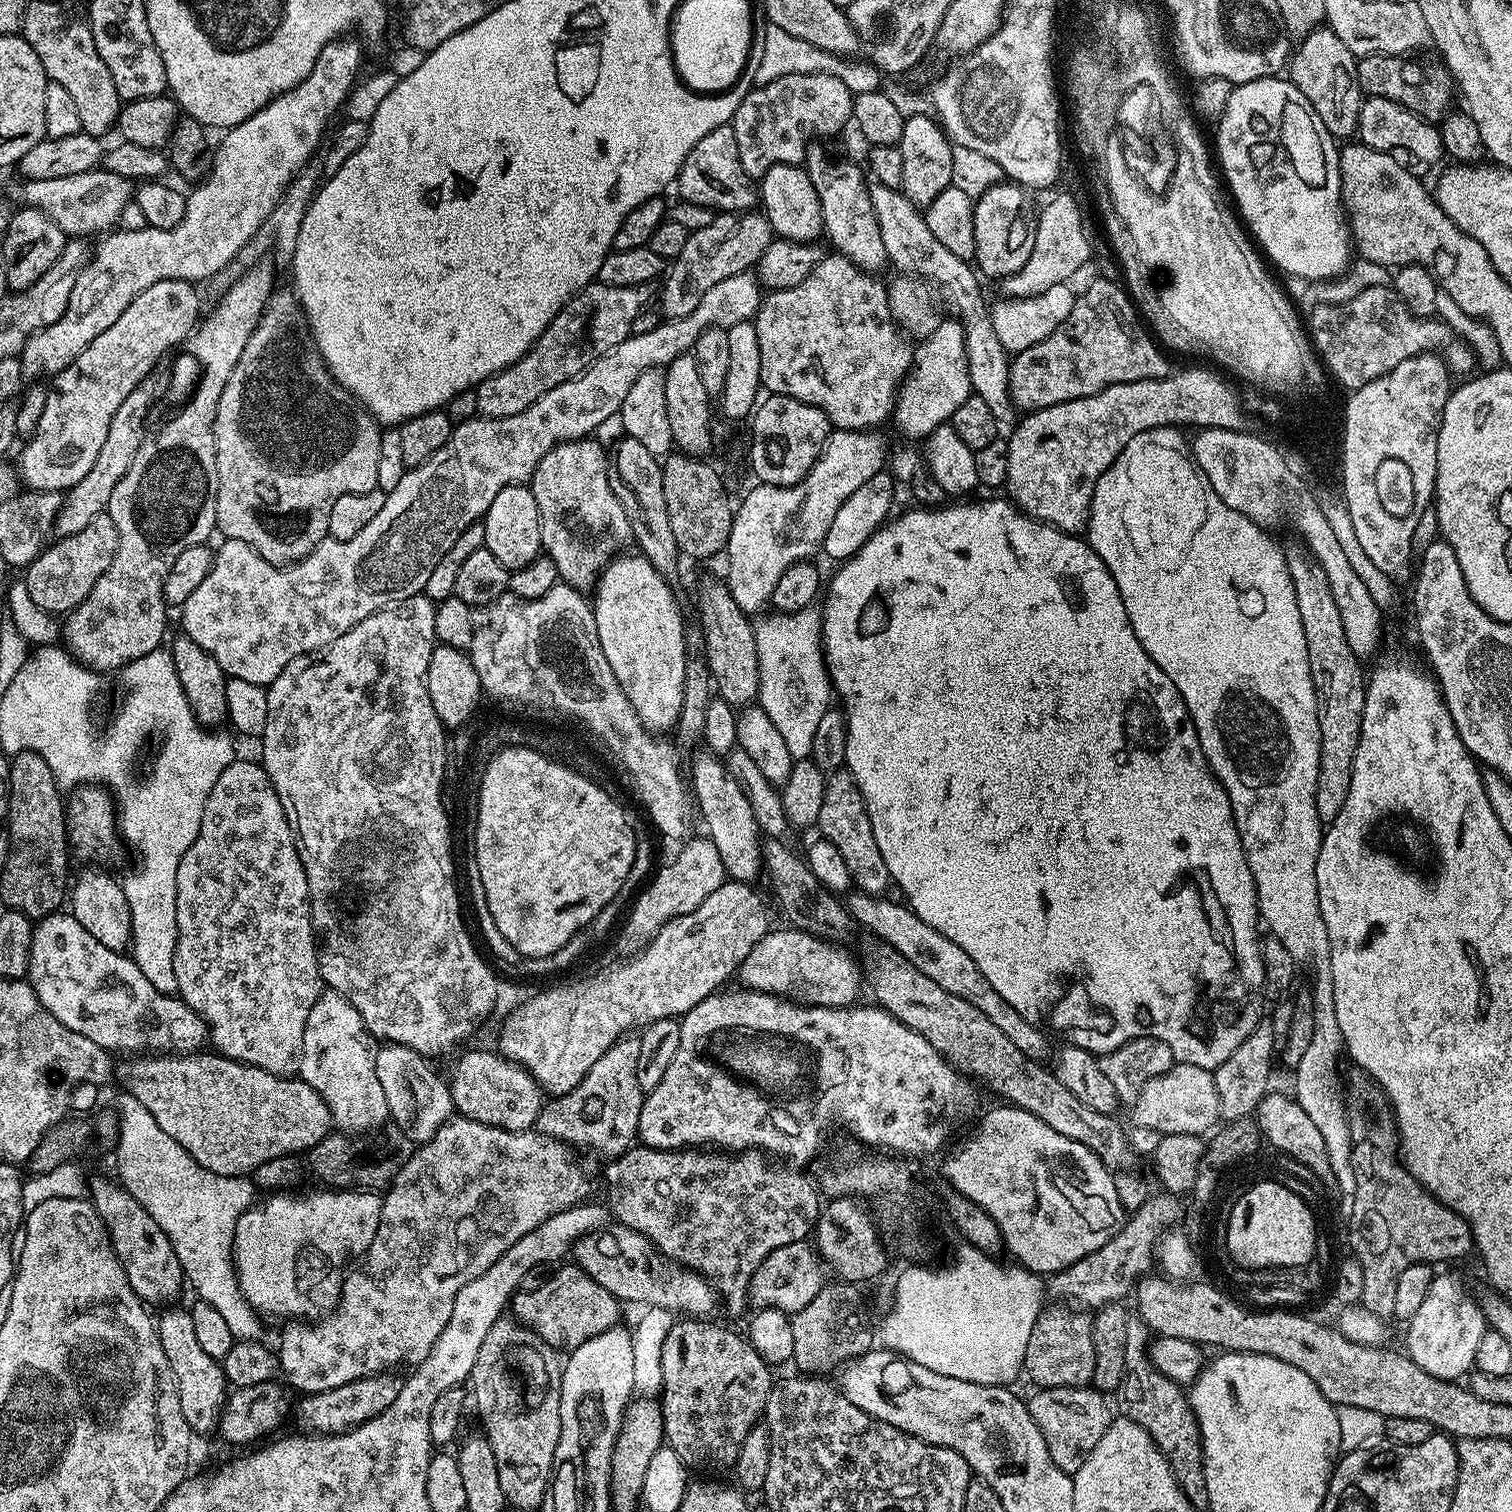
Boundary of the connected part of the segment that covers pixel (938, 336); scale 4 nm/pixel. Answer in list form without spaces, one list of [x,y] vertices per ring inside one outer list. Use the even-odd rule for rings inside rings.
[[[944,318],[941,319],[938,330],[934,330],[934,334],[919,341],[912,357],[912,367],[896,393],[896,406],[890,420],[896,423],[897,430],[906,439],[923,441],[935,428],[949,423],[954,410],[958,410],[958,406],[962,406],[962,402],[966,402],[966,398],[973,394],[968,360],[964,356],[964,325],[955,318]]]

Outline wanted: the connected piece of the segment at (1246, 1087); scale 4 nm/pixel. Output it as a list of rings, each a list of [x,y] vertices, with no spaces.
[[[1261,1019],[1255,1030],[1248,1035],[1246,1042],[1214,1070],[1218,1097],[1221,1099],[1221,1114],[1225,1121],[1233,1122],[1251,1117],[1260,1105],[1263,1096],[1268,1095],[1272,1080],[1272,1059],[1278,1056],[1278,1037],[1274,1034],[1271,1019]]]

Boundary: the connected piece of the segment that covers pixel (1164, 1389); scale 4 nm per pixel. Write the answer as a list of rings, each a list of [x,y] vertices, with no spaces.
[[[1139,1318],[1129,1319],[1126,1326],[1126,1366],[1124,1367],[1124,1408],[1127,1419],[1142,1426],[1150,1438],[1162,1450],[1170,1462],[1170,1470],[1184,1492],[1184,1497],[1192,1503],[1193,1509],[1204,1510],[1208,1506],[1206,1474],[1204,1473],[1204,1447],[1200,1437],[1200,1427],[1185,1389],[1156,1371],[1146,1353],[1150,1347],[1150,1329]]]

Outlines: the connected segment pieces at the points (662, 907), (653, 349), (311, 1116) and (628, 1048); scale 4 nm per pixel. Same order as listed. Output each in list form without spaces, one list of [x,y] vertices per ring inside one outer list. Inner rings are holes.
[[[707,838],[696,839],[689,839],[683,845],[685,848],[660,873],[656,872],[631,901],[632,913],[620,932],[620,948],[628,952],[624,954],[635,954],[645,948],[662,926],[682,914],[690,914],[690,910],[698,910],[698,906],[702,906],[702,902],[706,902],[706,898],[710,898],[718,886],[726,883],[724,863],[714,842]]]
[[[751,271],[722,278],[722,282],[706,290],[702,302],[698,302],[694,310],[665,319],[648,334],[627,336],[614,346],[614,350],[593,360],[581,376],[575,376],[573,380],[562,382],[554,390],[542,394],[542,398],[538,398],[538,402],[531,404],[522,414],[497,420],[477,418],[455,425],[446,446],[442,446],[442,450],[435,452],[425,464],[407,469],[402,482],[385,495],[378,515],[346,542],[325,538],[306,558],[281,566],[266,562],[266,558],[246,546],[246,542],[225,539],[224,545],[215,549],[210,574],[202,578],[194,594],[190,594],[179,609],[183,635],[198,642],[198,646],[202,646],[202,650],[206,650],[206,654],[222,666],[225,676],[265,686],[272,684],[274,678],[278,678],[278,674],[294,662],[294,658],[319,653],[342,638],[346,630],[358,626],[362,618],[370,618],[370,614],[399,604],[401,600],[421,595],[434,566],[442,562],[442,554],[458,542],[458,534],[462,534],[462,530],[484,517],[490,502],[498,498],[498,490],[511,484],[527,485],[538,462],[542,462],[554,446],[591,437],[595,428],[602,427],[611,416],[613,419],[619,413],[622,402],[626,402],[626,394],[630,386],[634,386],[638,374],[651,368],[664,368],[674,362],[674,358],[691,353],[706,330],[726,330],[730,326],[738,326],[738,322],[755,321],[761,303],[762,285]]]
[[[201,1050],[191,1054],[136,1054],[131,1058],[121,1060],[124,1061],[121,1064],[119,1061],[114,1068],[115,1083],[120,1083],[125,1088],[123,1091],[127,1095],[142,1102],[142,1106],[146,1106],[146,1110],[150,1110],[150,1114],[154,1114],[154,1122],[158,1122],[158,1126],[162,1126],[162,1130],[166,1130],[166,1134],[170,1134],[170,1138],[174,1138],[174,1142],[178,1142],[178,1146],[186,1149],[194,1158],[194,1162],[198,1162],[198,1166],[202,1166],[214,1174],[247,1177],[249,1174],[255,1173],[256,1168],[262,1166],[262,1162],[270,1162],[270,1158],[307,1153],[309,1148],[322,1142],[322,1138],[326,1138],[334,1128],[330,1110],[318,1094],[318,1090],[314,1090],[314,1086],[310,1086],[296,1076],[270,1074],[258,1066],[239,1064],[236,1060],[231,1060],[228,1056],[221,1056],[212,1050]]]
[[[632,1034],[610,1046],[610,1050],[598,1058],[598,1062],[590,1068],[590,1074],[582,1078],[576,1089],[545,1103],[536,1119],[535,1131],[542,1136],[552,1136],[581,1153],[593,1152],[596,1156],[609,1158],[624,1155],[637,1143],[636,1127],[646,1095],[638,1086],[639,1053],[639,1039]]]

